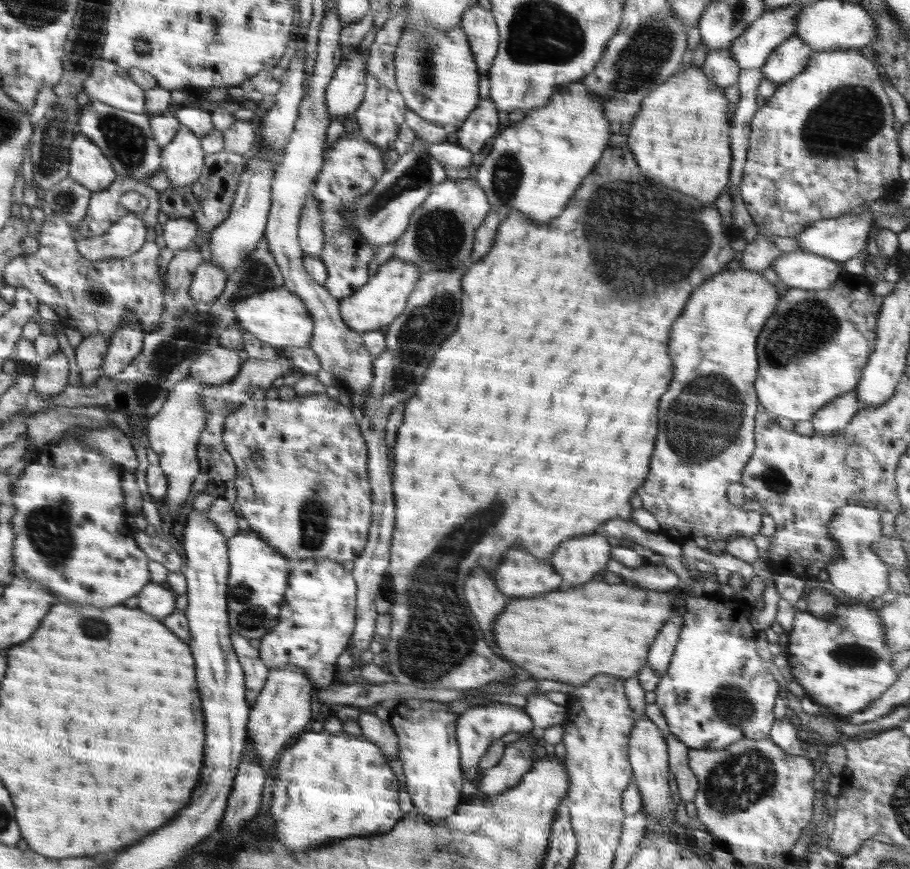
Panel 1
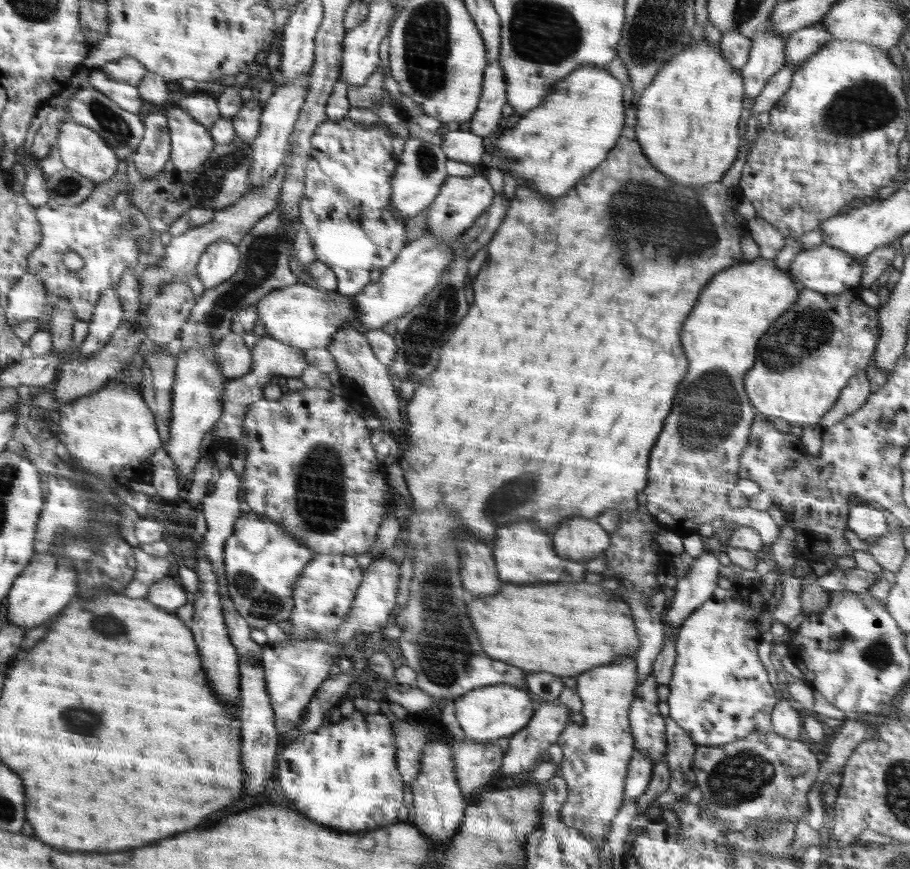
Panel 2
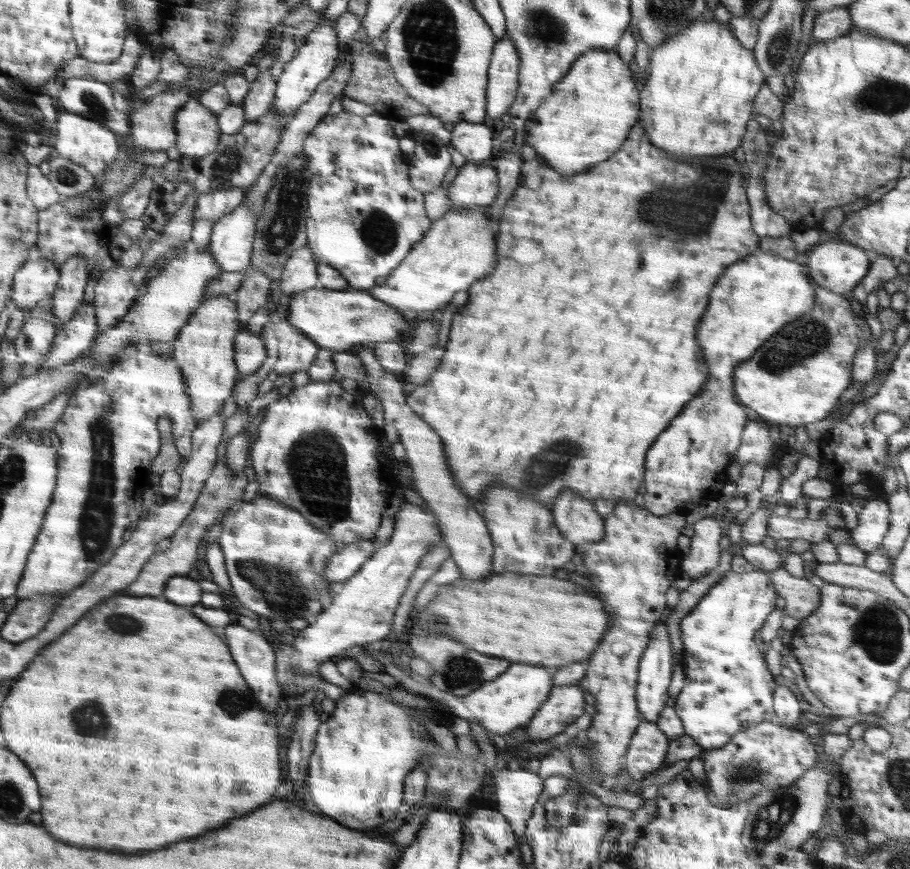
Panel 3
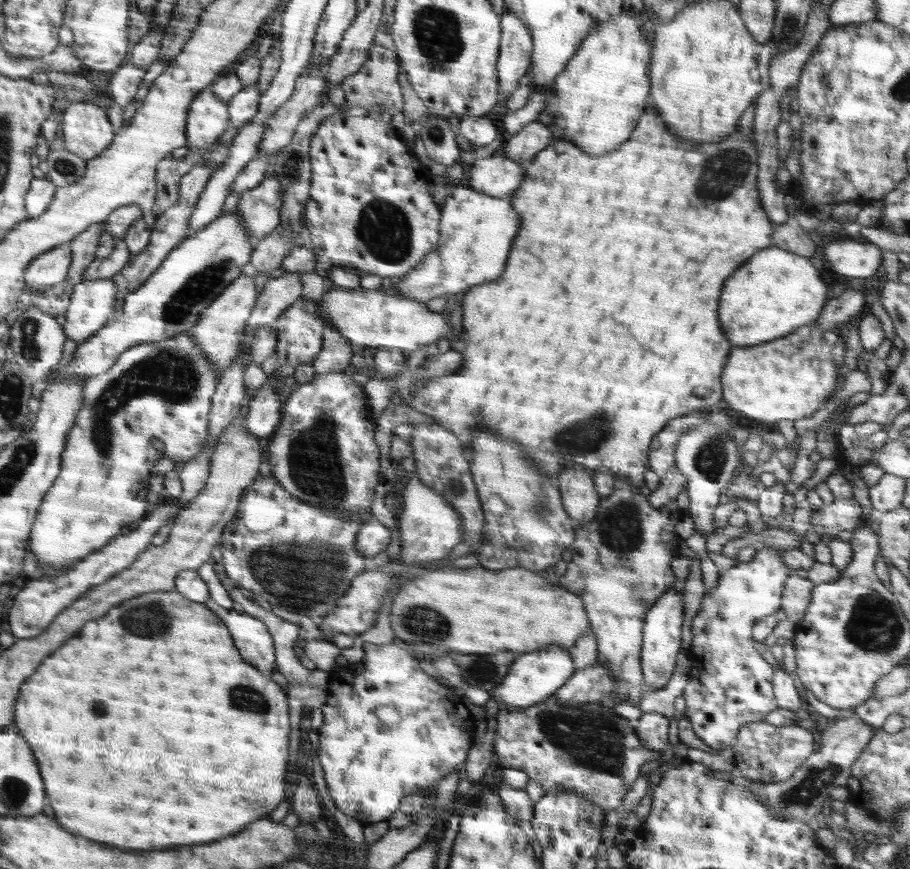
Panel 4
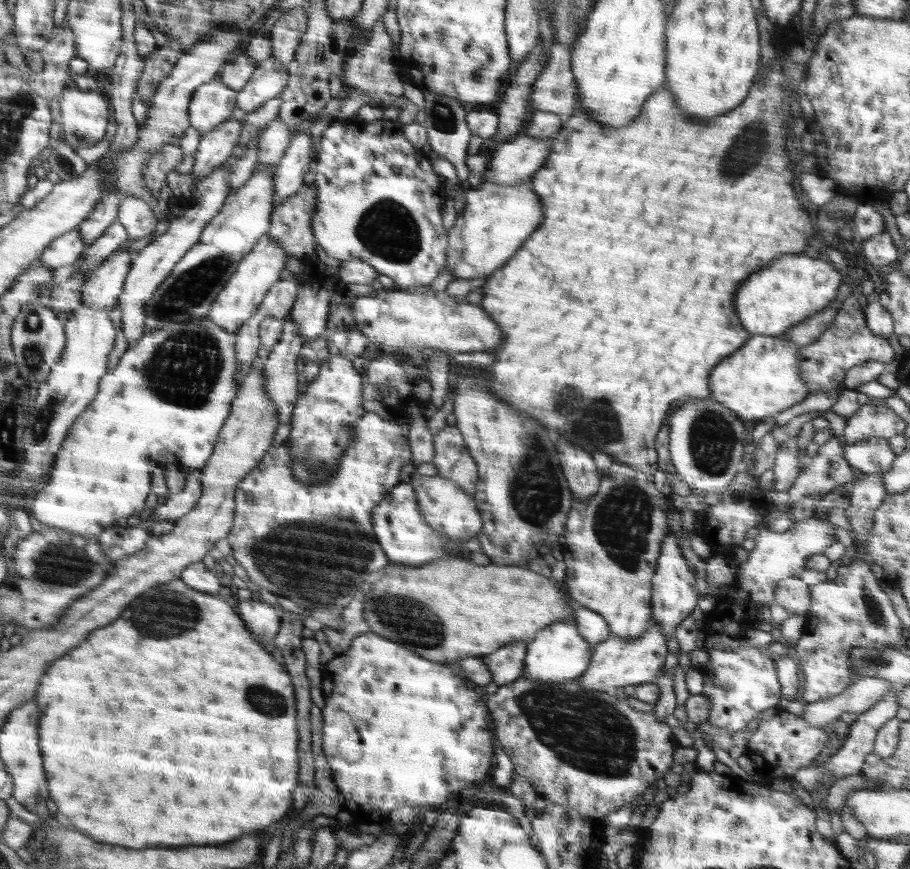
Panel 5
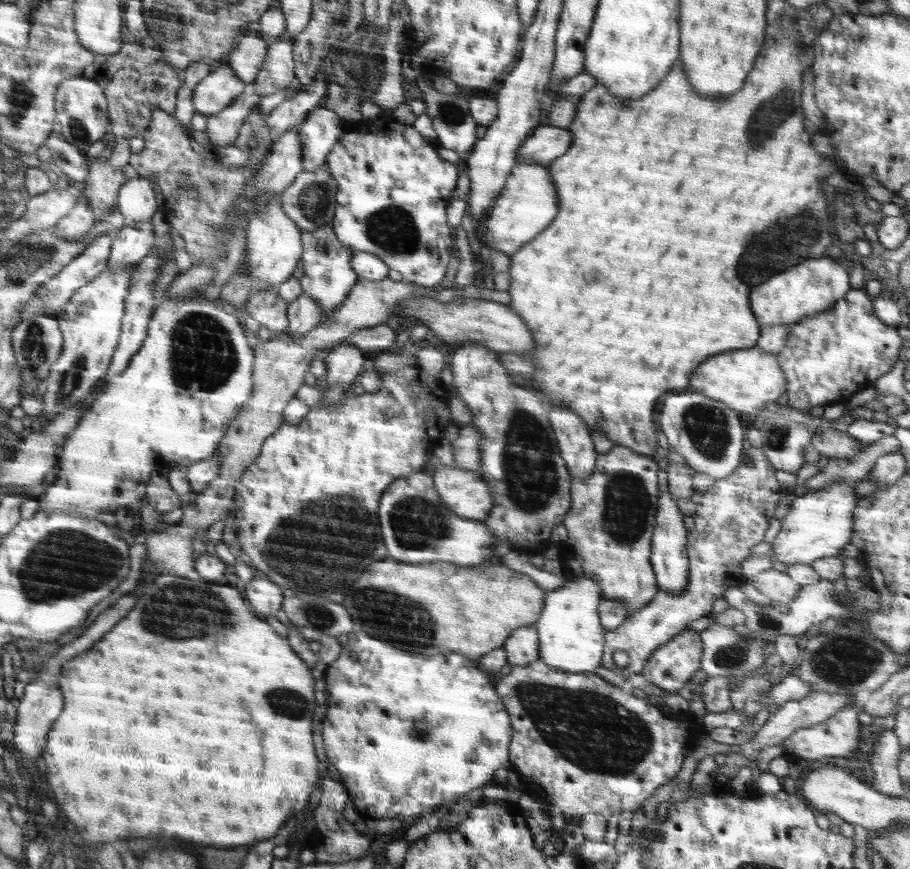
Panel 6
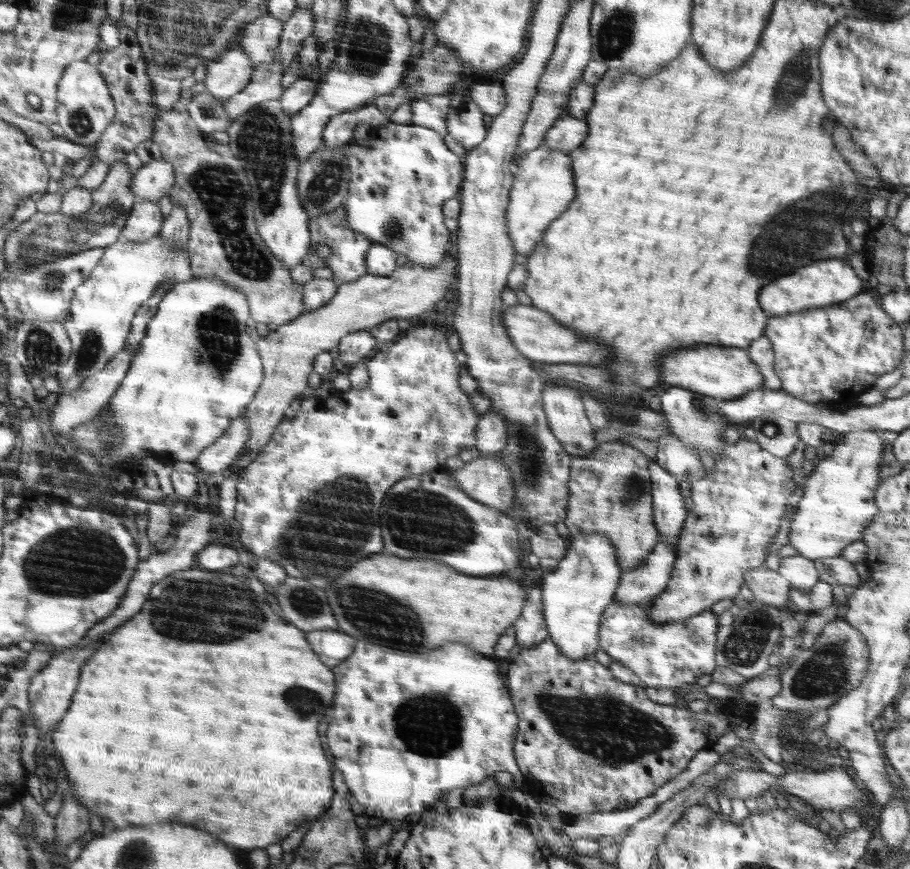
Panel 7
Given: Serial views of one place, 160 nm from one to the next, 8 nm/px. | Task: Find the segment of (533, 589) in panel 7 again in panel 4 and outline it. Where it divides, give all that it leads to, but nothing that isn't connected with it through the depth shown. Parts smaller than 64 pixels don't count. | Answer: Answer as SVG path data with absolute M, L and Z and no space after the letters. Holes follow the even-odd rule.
M512 652L500 654L452 654L452 660L462 668L462 680L488 692L496 690L508 674L518 655Z

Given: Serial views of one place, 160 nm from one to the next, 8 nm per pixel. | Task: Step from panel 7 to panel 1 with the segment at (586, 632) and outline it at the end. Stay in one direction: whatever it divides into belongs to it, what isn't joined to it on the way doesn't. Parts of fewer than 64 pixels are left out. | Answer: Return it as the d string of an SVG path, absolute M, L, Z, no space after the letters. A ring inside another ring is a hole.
M498 702L480 704L470 708L461 714L459 720L458 736L460 751L463 752L464 769L466 769L469 782L477 778L477 768L480 757L486 753L494 740L501 739L504 734L509 732L526 732L534 730L531 717L528 716L526 708L518 708L511 705L500 704Z

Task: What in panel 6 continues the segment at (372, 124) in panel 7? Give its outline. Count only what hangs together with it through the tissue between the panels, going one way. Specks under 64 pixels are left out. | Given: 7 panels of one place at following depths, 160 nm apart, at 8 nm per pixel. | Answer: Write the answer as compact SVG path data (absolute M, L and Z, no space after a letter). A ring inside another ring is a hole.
M326 106L314 108L299 124L299 134L302 135L305 156L303 158L303 170L314 172L325 164L328 153L336 142L342 129L346 129L341 123L340 117Z

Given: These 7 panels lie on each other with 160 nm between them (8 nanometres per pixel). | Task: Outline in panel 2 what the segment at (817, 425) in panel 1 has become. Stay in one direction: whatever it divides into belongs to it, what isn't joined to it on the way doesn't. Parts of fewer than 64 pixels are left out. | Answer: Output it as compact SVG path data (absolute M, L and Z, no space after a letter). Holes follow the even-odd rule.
M866 370L850 378L834 406L820 419L821 428L825 430L833 424L838 424L845 416L860 408L873 389L870 378L866 375Z

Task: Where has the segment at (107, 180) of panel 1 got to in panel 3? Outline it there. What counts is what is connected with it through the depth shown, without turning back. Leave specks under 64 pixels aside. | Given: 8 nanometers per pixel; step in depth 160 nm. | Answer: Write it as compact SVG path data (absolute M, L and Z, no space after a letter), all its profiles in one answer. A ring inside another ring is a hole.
M65 112L58 114L56 121L55 150L60 156L83 166L95 179L102 176L118 156L118 140L110 127L86 115Z

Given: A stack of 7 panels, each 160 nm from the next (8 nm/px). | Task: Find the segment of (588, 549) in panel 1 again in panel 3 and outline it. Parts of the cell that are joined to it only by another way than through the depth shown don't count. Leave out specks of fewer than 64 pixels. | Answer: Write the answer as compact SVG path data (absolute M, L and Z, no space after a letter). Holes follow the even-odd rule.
M563 490L551 506L560 534L575 546L598 542L604 535L604 519L592 500L582 498L575 490Z

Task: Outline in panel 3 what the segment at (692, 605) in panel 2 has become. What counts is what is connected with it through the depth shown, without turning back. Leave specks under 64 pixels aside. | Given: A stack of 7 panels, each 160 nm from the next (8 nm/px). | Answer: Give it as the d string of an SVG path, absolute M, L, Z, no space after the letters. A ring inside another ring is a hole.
M705 517L698 520L693 529L690 552L681 562L682 573L688 574L692 581L708 574L718 564L721 555L718 542L724 527L718 519Z

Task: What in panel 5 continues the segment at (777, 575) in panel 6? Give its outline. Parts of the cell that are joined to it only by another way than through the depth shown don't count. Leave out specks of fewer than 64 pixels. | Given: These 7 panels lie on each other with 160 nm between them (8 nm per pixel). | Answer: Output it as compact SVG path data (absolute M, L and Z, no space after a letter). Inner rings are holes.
M799 576L780 580L776 585L775 604L785 608L789 614L807 614L811 603L809 584Z

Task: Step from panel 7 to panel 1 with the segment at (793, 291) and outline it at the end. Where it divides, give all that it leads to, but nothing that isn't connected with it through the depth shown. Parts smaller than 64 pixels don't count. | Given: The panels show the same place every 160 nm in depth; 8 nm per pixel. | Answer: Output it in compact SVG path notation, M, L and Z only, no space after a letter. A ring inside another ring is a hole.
M746 269L727 271L724 270L721 274L715 275L712 279L702 283L690 296L690 300L686 302L680 318L676 318L672 330L670 330L670 342L668 342L668 356L674 358L672 366L674 366L674 378L668 386L668 390L662 396L662 404L658 408L658 434L654 445L654 452L650 457L650 466L648 474L644 482L634 491L634 494L642 500L642 508L651 512L663 534L683 543L684 541L694 540L697 536L712 536L716 540L730 540L738 536L751 537L753 534L760 532L761 513L744 511L741 507L730 504L727 497L727 488L730 484L740 483L743 476L743 470L746 463L751 459L755 451L755 414L758 410L757 392L755 391L755 380L758 370L758 356L756 356L756 338L760 336L764 323L772 316L774 308L778 304L779 298L782 296L784 288L781 285L768 282L762 273L750 271Z

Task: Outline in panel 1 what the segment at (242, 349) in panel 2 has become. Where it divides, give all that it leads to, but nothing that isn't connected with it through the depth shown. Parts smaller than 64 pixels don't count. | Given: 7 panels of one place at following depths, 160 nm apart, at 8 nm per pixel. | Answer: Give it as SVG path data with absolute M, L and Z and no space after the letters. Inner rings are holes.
M218 346L212 351L205 352L192 361L188 376L198 378L204 385L221 385L227 383L231 378L239 374L242 362L237 352L226 350L223 346Z

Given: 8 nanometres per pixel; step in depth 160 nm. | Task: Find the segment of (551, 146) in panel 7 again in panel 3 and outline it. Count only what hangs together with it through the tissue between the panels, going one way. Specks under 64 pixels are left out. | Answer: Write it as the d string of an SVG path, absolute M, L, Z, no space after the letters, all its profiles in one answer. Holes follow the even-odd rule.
M493 160L466 162L447 185L451 210L488 207L499 196L498 168Z

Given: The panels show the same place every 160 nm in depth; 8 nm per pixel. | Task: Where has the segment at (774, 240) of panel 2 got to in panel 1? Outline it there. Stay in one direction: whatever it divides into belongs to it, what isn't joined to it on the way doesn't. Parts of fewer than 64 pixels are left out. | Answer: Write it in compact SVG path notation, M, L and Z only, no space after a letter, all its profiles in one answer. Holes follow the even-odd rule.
M757 234L754 241L748 243L745 249L738 254L738 257L742 260L742 269L763 273L782 254L784 252L778 249L770 239Z

